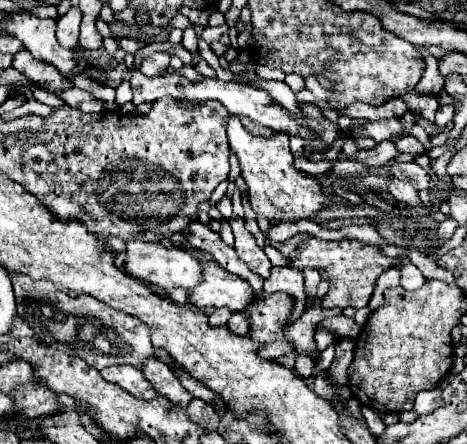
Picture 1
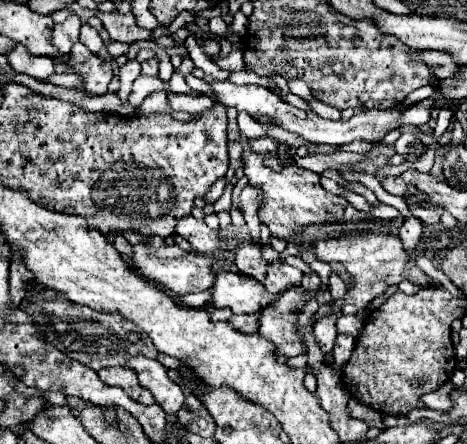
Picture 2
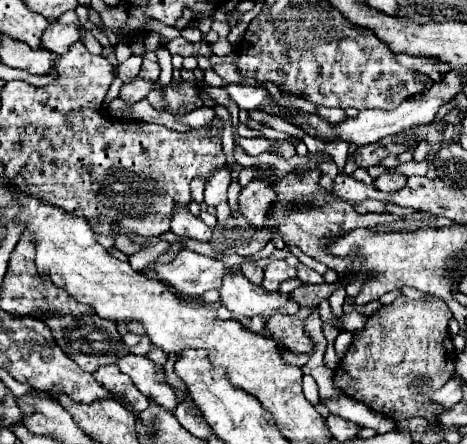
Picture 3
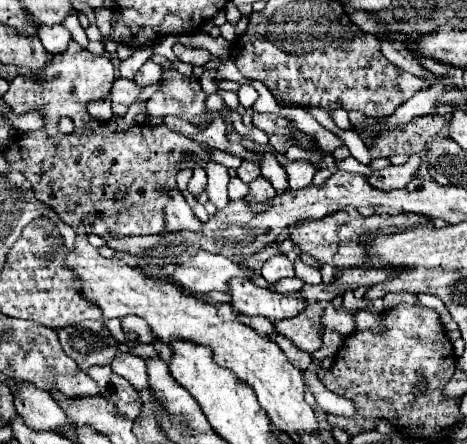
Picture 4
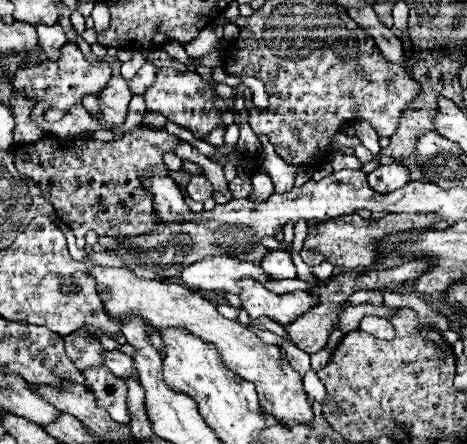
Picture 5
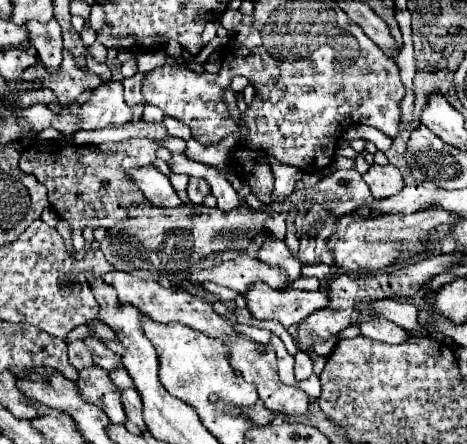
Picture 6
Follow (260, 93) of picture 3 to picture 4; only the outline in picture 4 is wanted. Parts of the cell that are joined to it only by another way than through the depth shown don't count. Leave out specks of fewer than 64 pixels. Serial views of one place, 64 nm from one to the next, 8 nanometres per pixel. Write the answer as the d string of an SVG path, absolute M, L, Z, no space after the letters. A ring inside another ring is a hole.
M242 86L242 88L238 90L238 98L240 98L240 104L242 104L244 108L250 108L250 106L256 102L258 92L256 92L252 86Z

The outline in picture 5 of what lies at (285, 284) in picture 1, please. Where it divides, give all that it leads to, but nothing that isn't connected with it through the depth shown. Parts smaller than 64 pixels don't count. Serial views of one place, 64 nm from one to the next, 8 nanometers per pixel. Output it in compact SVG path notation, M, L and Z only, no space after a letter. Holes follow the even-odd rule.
M272 250L262 258L262 268L276 280L280 278L296 278L296 266L288 250Z

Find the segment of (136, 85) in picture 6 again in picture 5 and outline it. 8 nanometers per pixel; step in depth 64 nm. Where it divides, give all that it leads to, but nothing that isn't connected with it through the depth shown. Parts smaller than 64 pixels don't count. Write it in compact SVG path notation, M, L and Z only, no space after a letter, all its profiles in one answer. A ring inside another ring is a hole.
M144 64L138 70L138 74L132 80L128 80L128 86L132 86L132 96L142 94L148 86L154 84L154 80L156 80L156 68L152 64Z

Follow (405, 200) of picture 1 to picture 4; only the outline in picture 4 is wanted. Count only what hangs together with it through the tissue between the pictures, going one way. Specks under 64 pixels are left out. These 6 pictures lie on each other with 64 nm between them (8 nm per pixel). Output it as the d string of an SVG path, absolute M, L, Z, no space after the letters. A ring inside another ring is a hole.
M413 154L409 157L408 162L402 164L402 166L388 166L384 170L376 170L370 174L368 182L376 188L376 190L396 190L396 188L404 188L412 178L414 178L414 172L419 167L421 162L418 154Z

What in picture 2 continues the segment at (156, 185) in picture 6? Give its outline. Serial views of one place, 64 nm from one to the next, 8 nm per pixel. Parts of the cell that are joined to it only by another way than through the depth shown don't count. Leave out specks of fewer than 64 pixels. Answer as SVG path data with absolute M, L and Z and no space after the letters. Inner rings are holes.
M184 216L184 220L180 220L176 224L176 234L184 236L196 252L212 252L212 250L222 250L222 246L218 244L218 238L214 236L216 232L210 230L204 220L196 220L194 216Z

